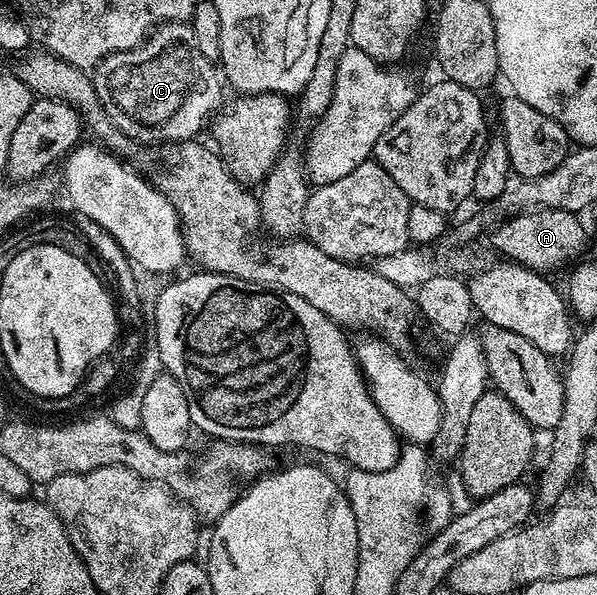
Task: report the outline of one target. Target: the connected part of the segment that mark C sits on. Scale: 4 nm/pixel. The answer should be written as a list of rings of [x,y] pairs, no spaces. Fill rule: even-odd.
[[[169,20],[168,23],[153,28],[138,48],[110,54],[96,65],[91,78],[94,90],[108,115],[117,125],[128,127],[129,141],[141,140],[144,144],[160,144],[159,146],[199,137],[199,132],[203,128],[205,131],[206,125],[221,107],[220,95],[225,88],[217,65],[208,60],[202,50],[198,50],[191,23],[182,20]]]

